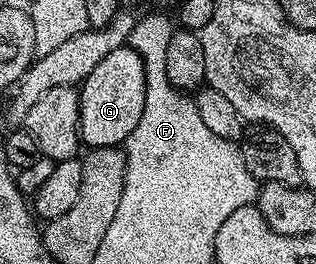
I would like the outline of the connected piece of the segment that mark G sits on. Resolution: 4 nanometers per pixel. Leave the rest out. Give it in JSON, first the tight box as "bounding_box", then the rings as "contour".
{"bounding_box":[80,45,146,148],"contour":[[[130,45],[114,49],[102,61],[98,61],[94,73],[86,77],[80,92],[80,138],[85,148],[120,147],[127,144],[130,133],[134,133],[134,125],[142,117],[142,105],[146,105],[146,69],[142,57]]]}

